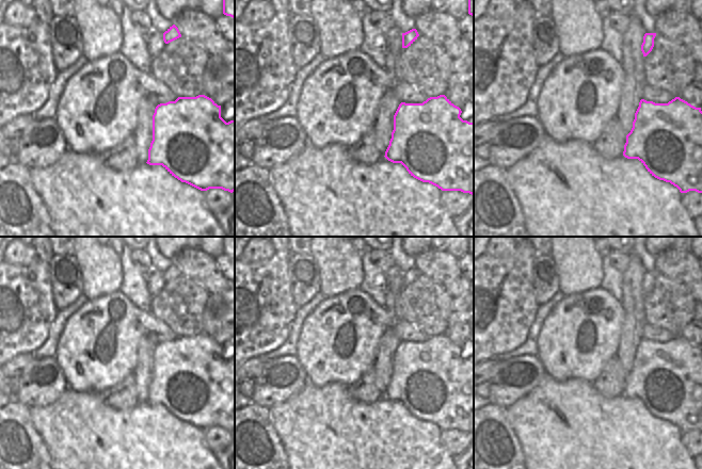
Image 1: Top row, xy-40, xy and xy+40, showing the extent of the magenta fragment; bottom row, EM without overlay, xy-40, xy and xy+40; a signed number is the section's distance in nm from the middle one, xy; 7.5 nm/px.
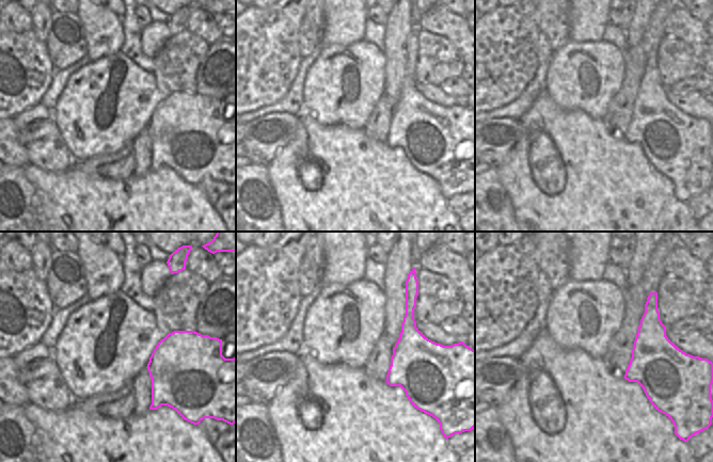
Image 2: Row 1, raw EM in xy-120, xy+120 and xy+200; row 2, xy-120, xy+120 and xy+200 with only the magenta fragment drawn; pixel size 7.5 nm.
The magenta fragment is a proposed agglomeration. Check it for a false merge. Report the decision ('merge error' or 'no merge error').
no merge error

